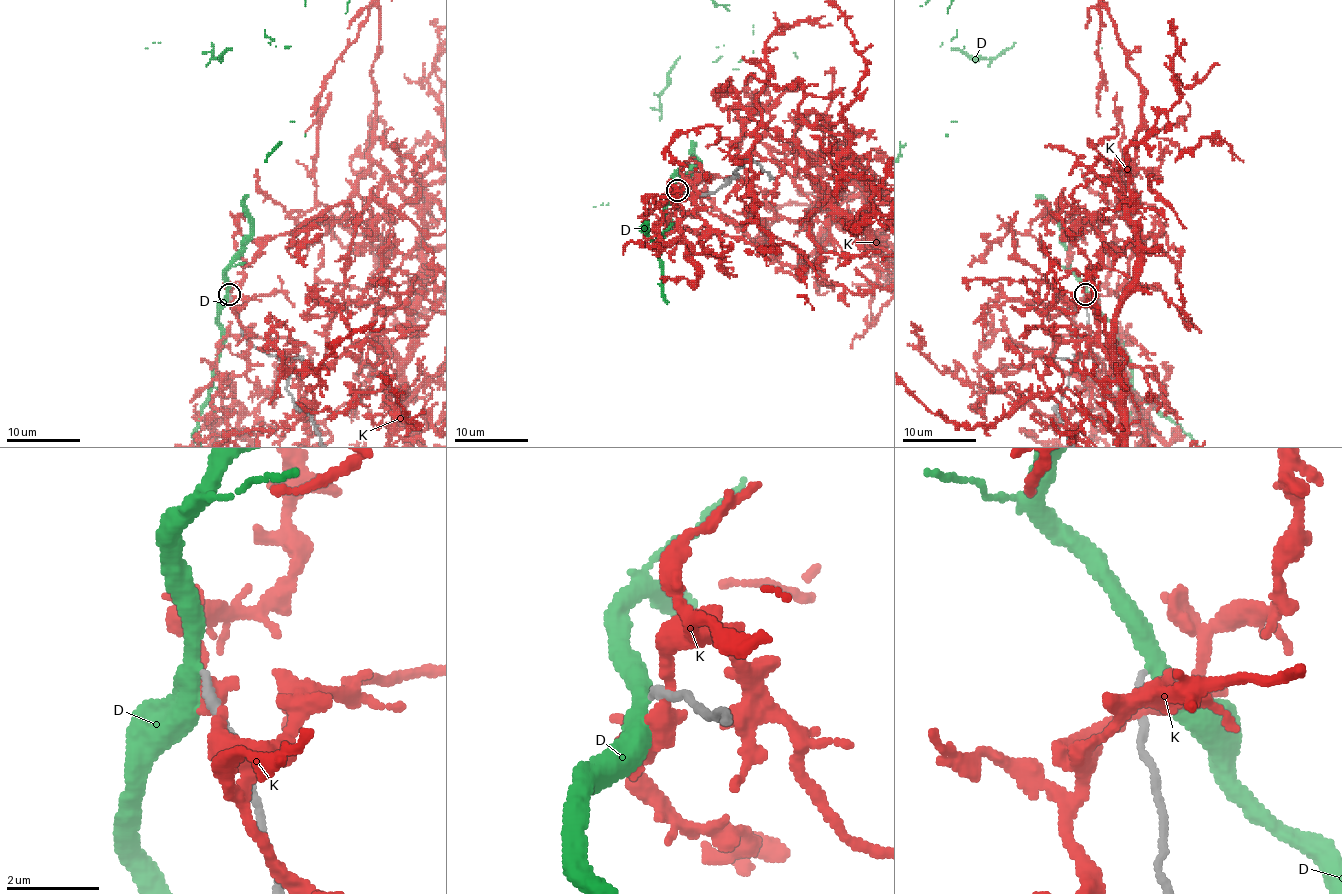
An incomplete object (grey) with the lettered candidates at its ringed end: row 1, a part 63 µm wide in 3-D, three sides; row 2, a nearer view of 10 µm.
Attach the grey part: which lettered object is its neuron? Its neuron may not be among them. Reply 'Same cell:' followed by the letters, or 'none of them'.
Same cell: D

